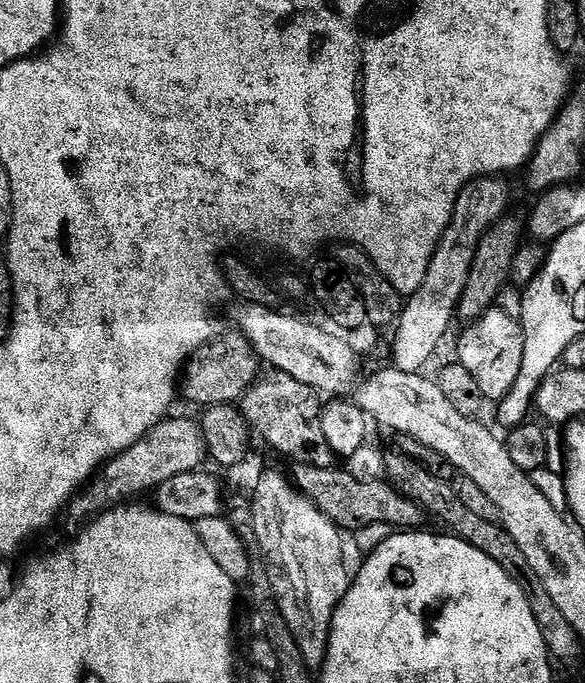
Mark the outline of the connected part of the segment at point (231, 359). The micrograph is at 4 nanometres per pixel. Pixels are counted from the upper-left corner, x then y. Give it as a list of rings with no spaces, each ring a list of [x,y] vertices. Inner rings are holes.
[[[242,336],[230,339],[215,339],[206,343],[189,357],[182,370],[180,392],[182,396],[200,406],[220,408],[228,403],[237,403],[250,385],[257,381],[259,359],[250,351],[249,343]]]

